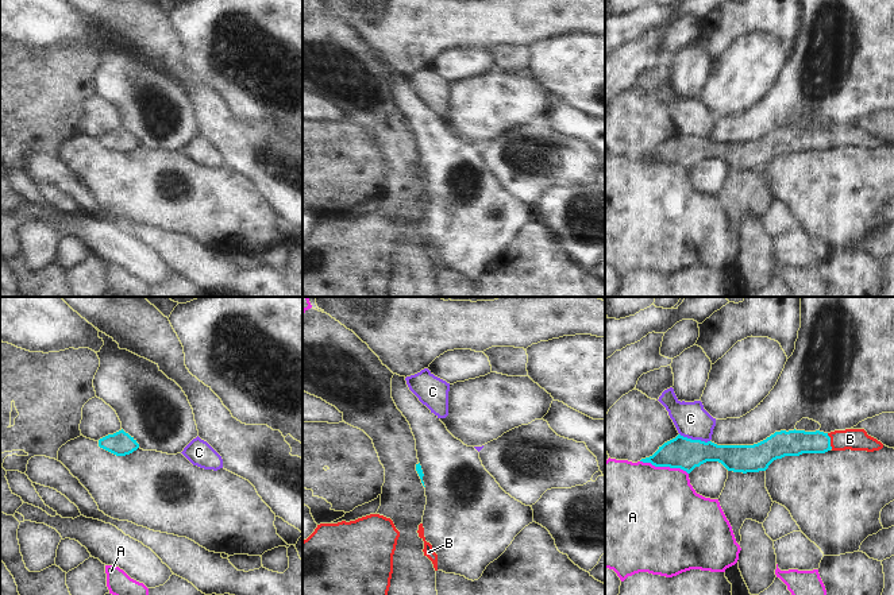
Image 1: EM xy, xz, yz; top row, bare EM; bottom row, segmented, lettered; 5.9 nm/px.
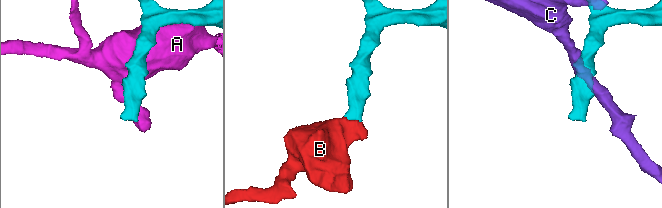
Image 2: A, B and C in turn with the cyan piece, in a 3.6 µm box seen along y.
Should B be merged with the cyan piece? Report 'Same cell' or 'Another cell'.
Same cell

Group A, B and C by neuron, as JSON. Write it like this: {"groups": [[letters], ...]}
{"groups": [["A"], ["B"], ["C"]]}

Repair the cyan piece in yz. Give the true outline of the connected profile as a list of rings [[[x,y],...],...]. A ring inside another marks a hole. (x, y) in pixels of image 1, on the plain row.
[[[845,127],[824,131],[820,128],[781,128],[754,143],[717,143],[712,139],[691,138],[678,132],[664,140],[650,155],[641,157],[655,165],[681,166],[690,171],[706,159],[718,159],[728,169],[759,170],[785,154],[802,151],[825,151],[828,148],[874,150],[883,142],[867,132],[864,127]]]

